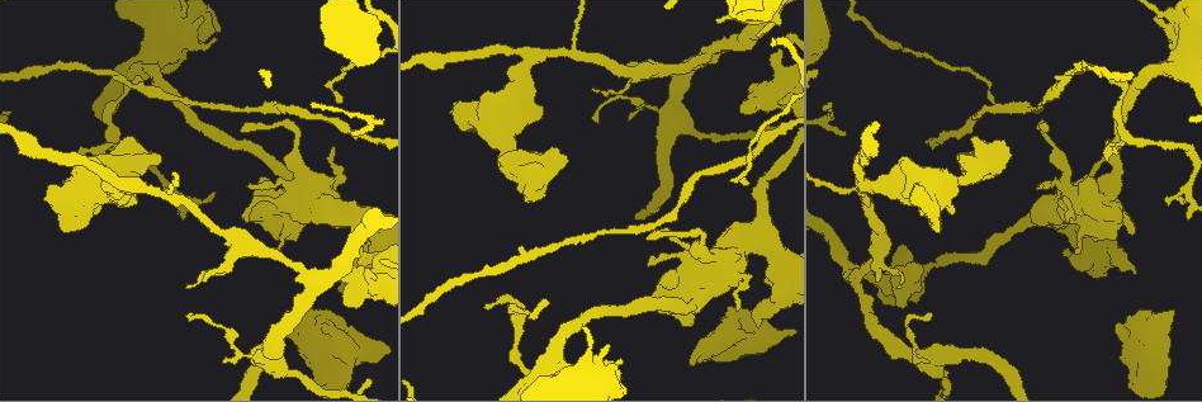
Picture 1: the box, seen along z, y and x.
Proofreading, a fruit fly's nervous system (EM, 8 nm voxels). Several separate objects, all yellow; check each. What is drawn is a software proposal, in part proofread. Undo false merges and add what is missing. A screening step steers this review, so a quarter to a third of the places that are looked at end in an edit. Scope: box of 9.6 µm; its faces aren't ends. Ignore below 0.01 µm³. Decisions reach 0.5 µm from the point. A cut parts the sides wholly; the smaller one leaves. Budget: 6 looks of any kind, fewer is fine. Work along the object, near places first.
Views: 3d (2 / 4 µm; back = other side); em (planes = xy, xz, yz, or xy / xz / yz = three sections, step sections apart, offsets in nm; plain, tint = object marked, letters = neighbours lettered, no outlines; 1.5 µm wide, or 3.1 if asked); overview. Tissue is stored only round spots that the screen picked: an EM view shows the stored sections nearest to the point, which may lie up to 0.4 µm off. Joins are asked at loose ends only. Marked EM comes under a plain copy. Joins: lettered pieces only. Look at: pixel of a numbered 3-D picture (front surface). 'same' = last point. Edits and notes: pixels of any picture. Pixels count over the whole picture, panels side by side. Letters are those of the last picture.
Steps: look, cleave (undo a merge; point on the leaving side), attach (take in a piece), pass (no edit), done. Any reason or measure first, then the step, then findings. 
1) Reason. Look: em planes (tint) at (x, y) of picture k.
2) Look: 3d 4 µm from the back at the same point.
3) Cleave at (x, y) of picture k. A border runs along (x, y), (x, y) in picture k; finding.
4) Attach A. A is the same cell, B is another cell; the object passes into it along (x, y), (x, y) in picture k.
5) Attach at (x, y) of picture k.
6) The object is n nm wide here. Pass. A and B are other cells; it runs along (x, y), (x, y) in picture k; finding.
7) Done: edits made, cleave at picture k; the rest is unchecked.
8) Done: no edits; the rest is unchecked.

Free end. Look: 3d 2 µm at (1171, 314) of picture 1.

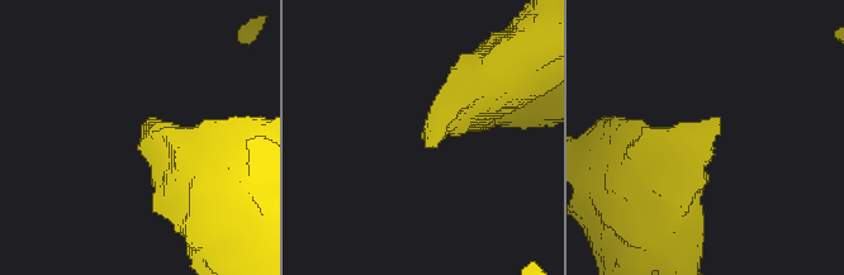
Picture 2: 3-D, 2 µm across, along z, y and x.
Shape alone is not enough. Look: em 3.1 µm planes (letters) at (717, 131) of picture 2.

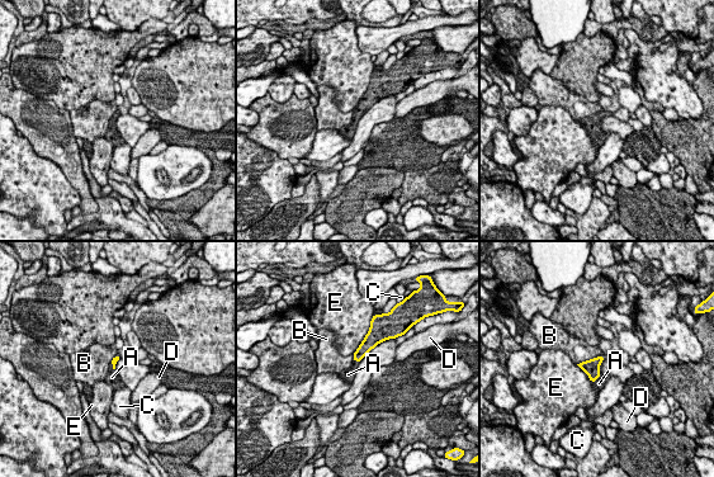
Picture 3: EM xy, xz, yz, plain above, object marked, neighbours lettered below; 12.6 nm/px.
The longest contact is with E, 480 nm. Attach A. A is the same cell, B, C, D and E are other cells; the cell continues.

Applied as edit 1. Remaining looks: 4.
Redraw. Look: overview.

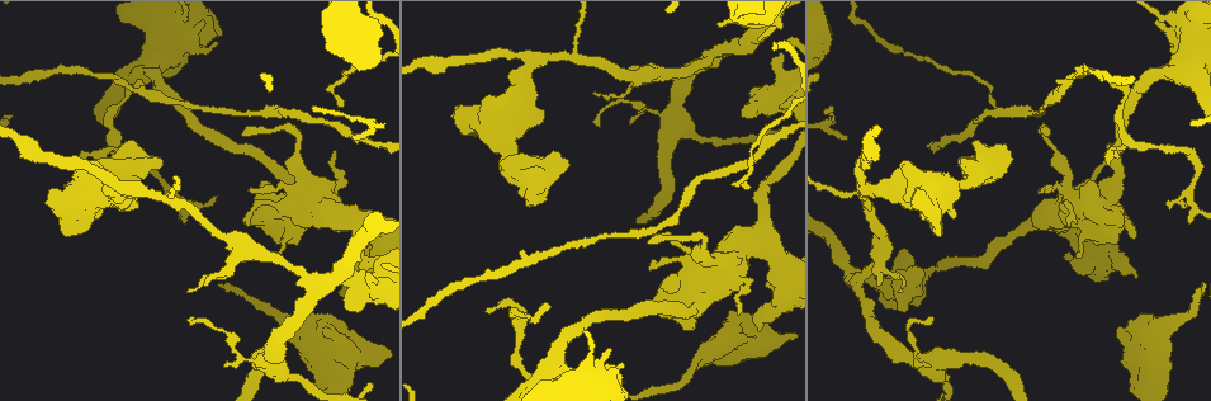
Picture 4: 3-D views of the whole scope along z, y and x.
Abrupt turn. Look: em planes (tint) at (123, 187) of picture 4.

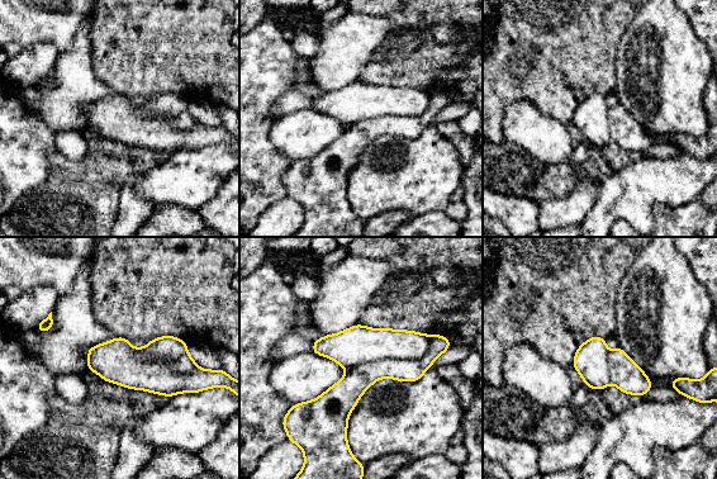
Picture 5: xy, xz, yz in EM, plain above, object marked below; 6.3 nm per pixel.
Look: em planes (letters) at the same point.

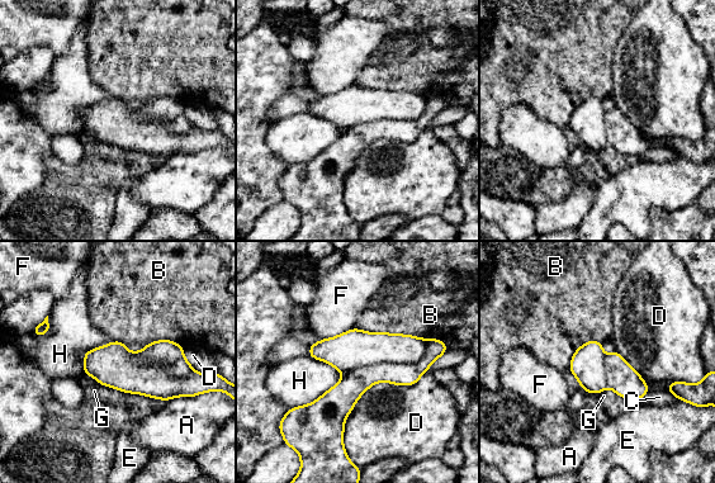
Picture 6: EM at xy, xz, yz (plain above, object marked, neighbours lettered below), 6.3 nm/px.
Cleave at (358, 380) of picture 6. A, B, C, D, E, F, G and H are other cells; the part that leaves runs along (431, 344), (416, 372), (299, 411) in picture 6; a second cell is stuck on.

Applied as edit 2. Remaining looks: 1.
Done: edits made, attach at picture 3, cleave at picture 6; the rest is unchecked.

